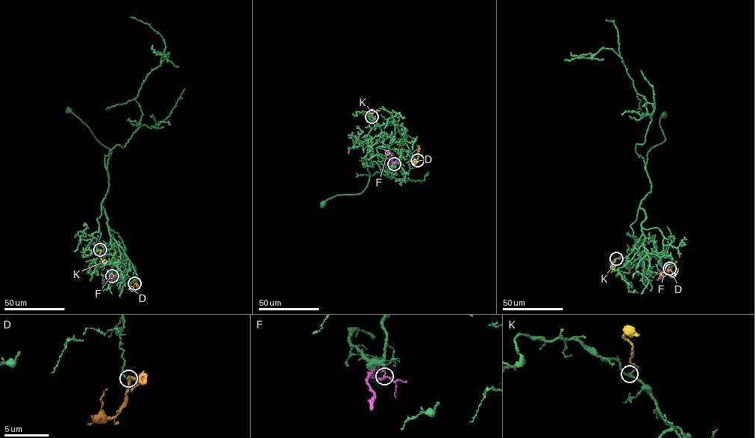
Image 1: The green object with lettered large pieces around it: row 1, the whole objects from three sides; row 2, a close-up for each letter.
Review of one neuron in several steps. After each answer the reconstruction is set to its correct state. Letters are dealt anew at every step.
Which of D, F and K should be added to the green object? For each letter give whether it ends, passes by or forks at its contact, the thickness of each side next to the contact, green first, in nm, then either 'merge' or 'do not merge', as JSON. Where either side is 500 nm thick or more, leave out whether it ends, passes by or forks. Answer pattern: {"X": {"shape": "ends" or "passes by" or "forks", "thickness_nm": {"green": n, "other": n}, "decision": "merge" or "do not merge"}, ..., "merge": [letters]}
{"D": {"shape": "passes by", "thickness_nm": {"green": 120, "other": 240}, "decision": "do not merge"}, "F": {"shape": "passes by", "thickness_nm": {"green": 140, "other": 190}, "decision": "merge"}, "K": {"shape": "ends", "thickness_nm": {"green": 200, "other": 130}, "decision": "do not merge"}, "merge": ["F"]}

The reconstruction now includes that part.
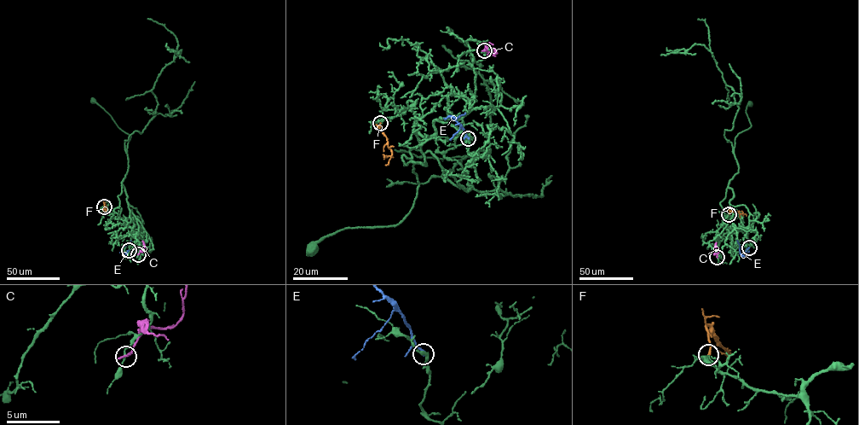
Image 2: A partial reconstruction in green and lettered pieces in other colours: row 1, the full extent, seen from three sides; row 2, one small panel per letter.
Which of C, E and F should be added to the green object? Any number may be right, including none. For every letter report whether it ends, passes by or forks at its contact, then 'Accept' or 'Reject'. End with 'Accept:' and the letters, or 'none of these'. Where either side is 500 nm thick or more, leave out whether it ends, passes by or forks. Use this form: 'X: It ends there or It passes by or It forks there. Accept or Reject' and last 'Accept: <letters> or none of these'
C: It ends there. Reject
E: It ends there. Reject
F: It ends there. Accept
Accept: F

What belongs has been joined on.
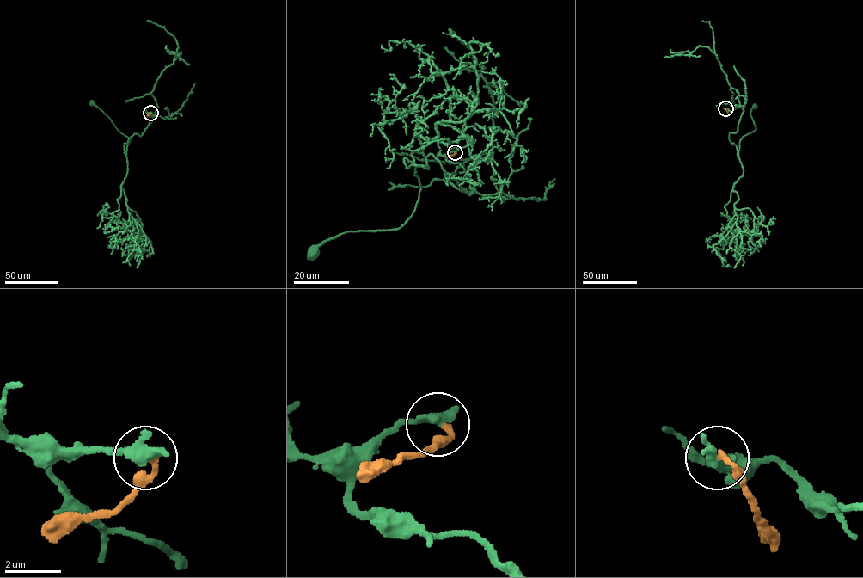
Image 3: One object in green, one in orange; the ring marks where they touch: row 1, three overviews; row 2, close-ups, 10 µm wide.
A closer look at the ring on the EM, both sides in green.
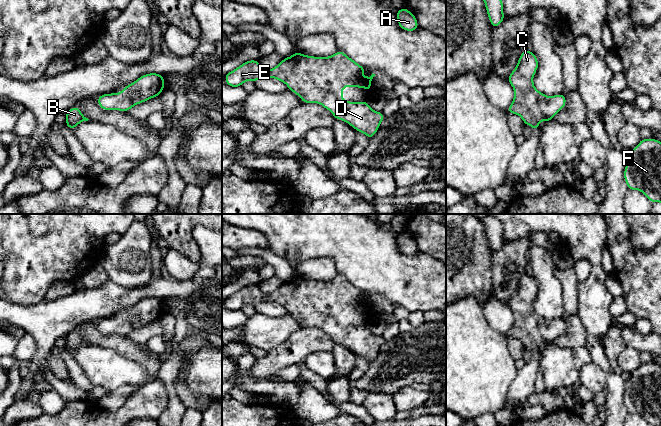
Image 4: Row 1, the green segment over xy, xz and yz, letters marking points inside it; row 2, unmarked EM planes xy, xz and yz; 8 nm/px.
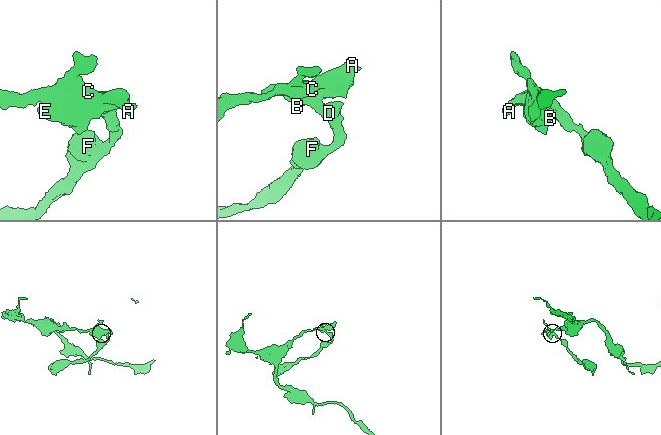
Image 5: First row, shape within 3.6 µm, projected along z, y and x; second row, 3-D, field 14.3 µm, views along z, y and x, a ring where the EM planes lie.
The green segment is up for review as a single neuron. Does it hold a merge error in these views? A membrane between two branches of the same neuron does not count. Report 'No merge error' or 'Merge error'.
No merge error

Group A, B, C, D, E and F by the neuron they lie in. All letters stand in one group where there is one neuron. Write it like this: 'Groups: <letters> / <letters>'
Groups: A B C D E F

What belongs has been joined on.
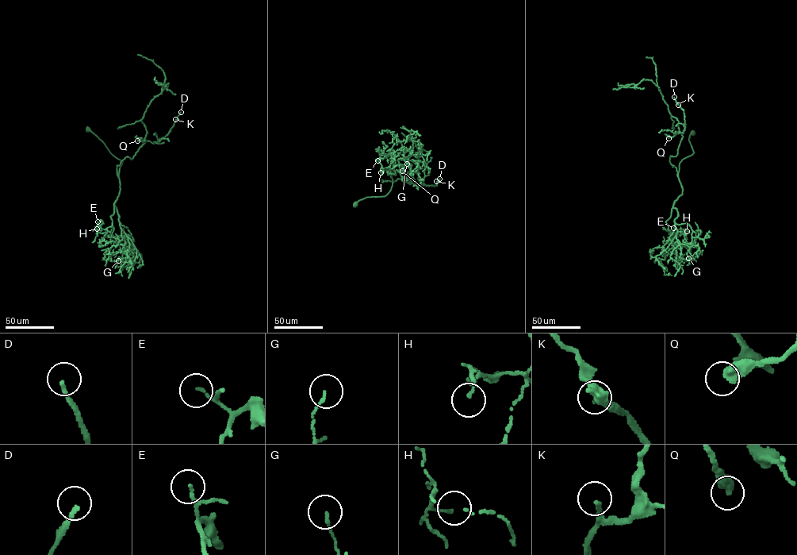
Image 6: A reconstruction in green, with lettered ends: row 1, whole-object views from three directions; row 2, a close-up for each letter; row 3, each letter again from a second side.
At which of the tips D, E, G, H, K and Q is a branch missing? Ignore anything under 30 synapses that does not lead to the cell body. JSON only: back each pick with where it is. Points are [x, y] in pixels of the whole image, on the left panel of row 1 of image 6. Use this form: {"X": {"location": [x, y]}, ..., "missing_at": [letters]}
{"D": {"location": [181, 112]}, "K": {"location": [175, 119]}, "missing_at": ["D", "K"]}

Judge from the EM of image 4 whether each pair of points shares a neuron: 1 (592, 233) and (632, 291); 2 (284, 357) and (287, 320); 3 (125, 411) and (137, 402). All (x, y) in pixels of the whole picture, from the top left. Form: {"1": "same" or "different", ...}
{"1": "different", "2": "different", "3": "same"}

